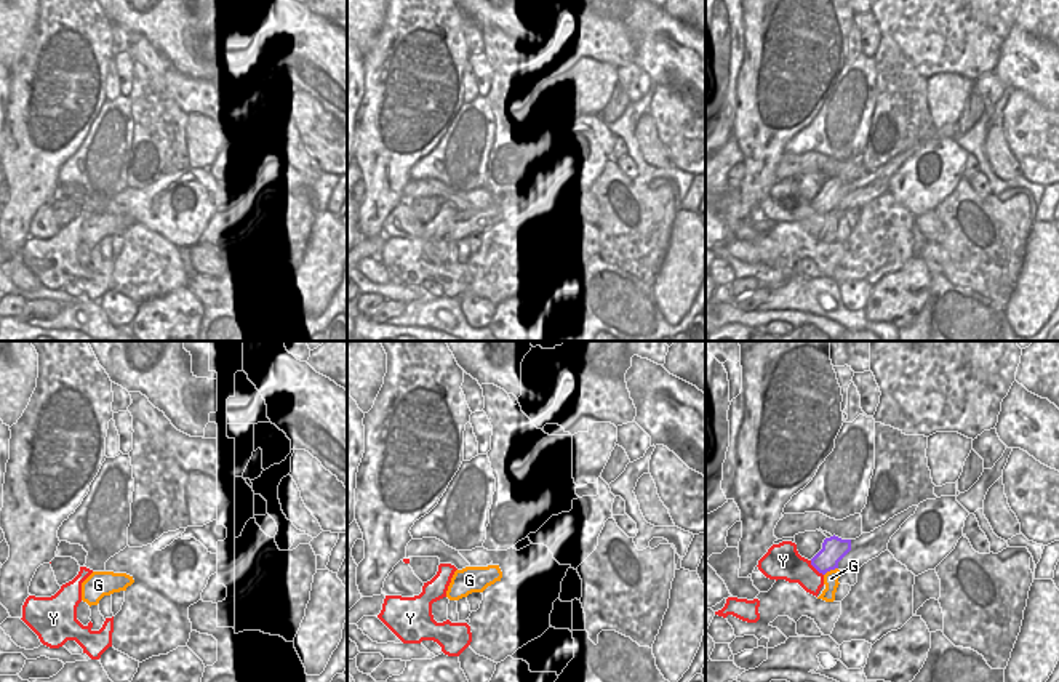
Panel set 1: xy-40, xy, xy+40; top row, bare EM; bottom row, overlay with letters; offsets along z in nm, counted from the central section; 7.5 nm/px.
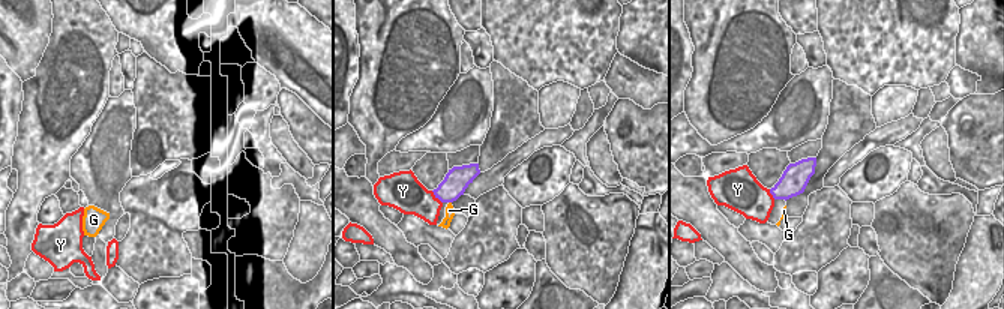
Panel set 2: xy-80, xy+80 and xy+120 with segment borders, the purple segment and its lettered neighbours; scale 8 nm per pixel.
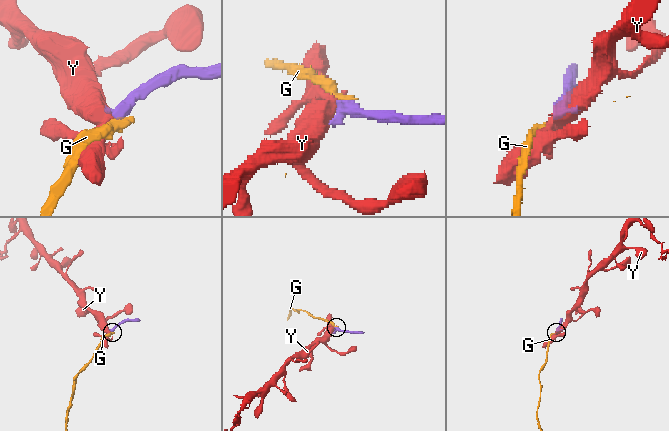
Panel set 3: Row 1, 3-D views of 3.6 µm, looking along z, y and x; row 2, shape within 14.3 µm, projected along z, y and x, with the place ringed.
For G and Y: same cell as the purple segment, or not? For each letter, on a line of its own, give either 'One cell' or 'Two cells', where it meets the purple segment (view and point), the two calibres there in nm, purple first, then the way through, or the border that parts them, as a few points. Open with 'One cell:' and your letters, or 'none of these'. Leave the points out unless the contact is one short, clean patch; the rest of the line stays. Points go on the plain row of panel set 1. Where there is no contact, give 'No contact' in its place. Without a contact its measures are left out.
One cell: G
G: One cell. Touches purple at xy+40 (831, 210). Thickness 190 nm (purple) against 120 nm. Path across: xy+40 (834, 191), (831, 210), (831, 220)
Y: Two cells. Touches purple at xy+40 (816, 210). Thickness 190 nm (purple) against 260 nm. Boundary: xy+40 (810, 202), (823, 216).

